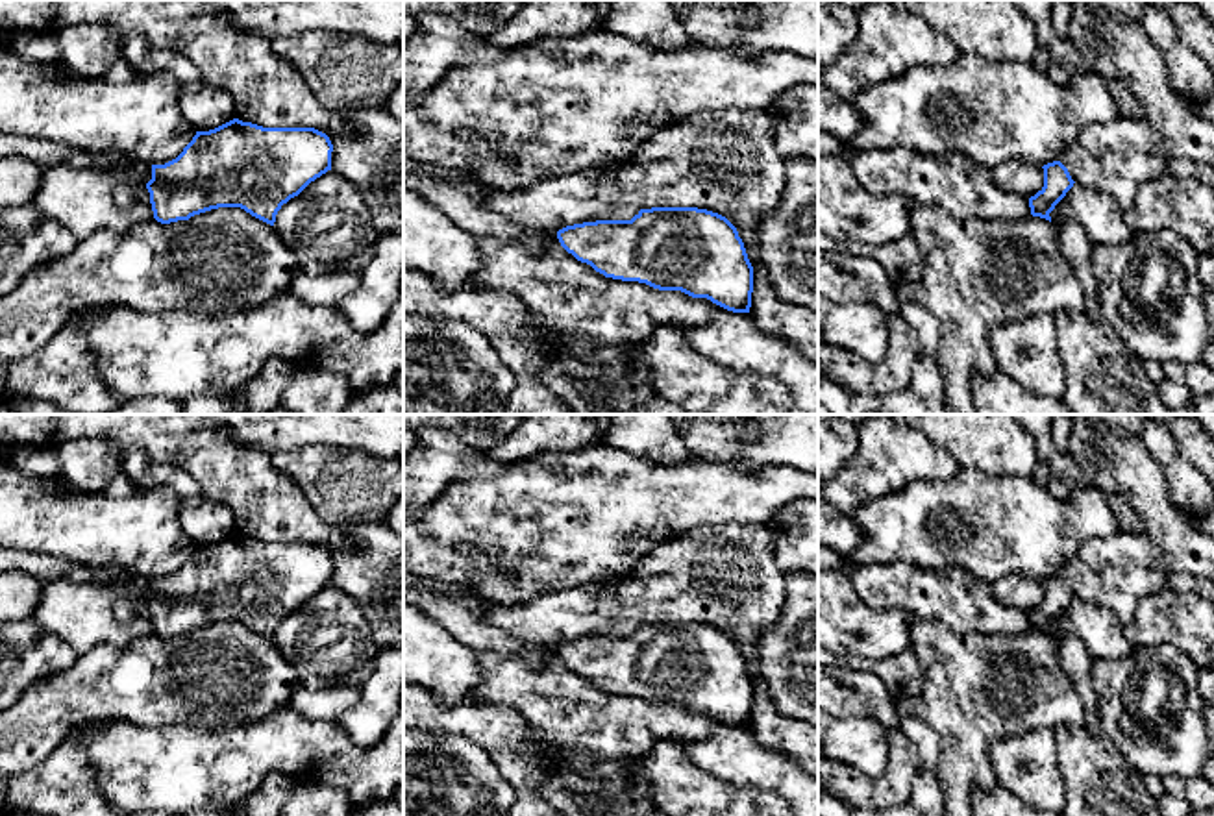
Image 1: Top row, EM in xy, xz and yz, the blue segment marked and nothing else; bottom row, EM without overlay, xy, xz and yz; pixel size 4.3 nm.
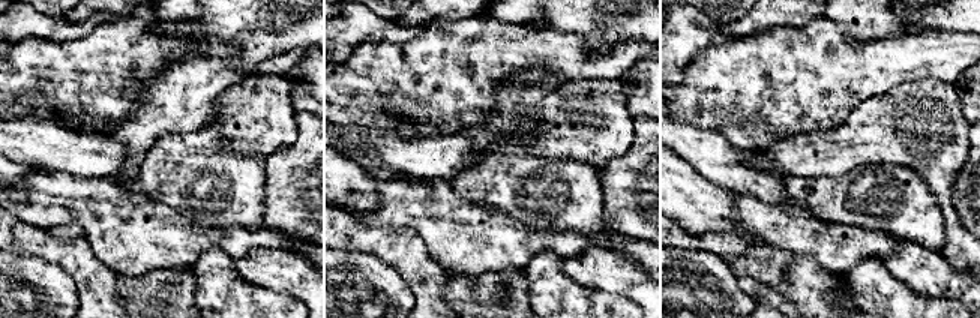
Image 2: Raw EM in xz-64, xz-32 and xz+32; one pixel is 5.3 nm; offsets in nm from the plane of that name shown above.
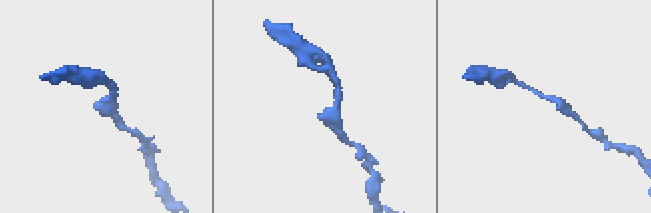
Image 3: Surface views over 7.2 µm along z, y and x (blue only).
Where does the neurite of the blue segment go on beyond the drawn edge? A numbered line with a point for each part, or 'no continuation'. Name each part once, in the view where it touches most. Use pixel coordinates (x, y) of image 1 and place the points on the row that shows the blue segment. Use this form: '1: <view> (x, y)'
no continuation

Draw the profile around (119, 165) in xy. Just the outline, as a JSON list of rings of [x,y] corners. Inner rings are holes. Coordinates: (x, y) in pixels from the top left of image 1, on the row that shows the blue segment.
[[[91,152],[94,165],[93,168],[102,174],[111,174],[128,181],[146,185],[152,179],[152,165],[137,161],[130,155],[113,152]]]

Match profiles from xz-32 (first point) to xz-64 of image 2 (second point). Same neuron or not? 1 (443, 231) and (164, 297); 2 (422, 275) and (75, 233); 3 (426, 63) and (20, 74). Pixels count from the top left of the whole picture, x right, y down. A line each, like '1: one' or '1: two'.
1: two
2: two
3: one

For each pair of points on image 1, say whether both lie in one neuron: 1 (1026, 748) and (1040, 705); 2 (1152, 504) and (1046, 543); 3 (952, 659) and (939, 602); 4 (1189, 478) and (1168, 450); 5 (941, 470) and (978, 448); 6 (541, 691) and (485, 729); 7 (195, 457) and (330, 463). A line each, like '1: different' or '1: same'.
1: different
2: different
3: different
4: same
5: different
6: different
7: different

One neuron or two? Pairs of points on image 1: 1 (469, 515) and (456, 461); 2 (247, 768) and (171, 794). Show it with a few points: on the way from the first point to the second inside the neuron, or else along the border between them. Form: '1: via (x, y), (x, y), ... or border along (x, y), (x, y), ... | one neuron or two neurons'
1: border along (502, 472), (452, 480), (426, 506) | two neurons
2: via (228, 768), (197, 768), (189, 776) | one neuron

